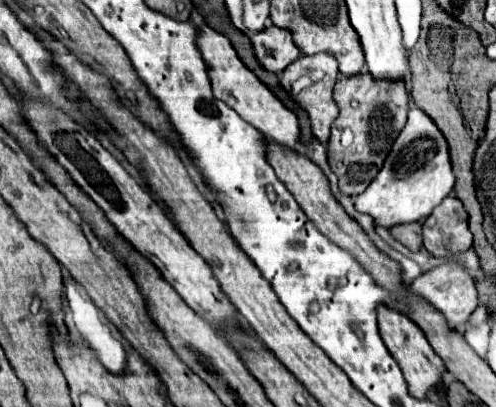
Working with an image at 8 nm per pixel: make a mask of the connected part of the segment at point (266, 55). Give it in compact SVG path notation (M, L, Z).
M277 25L265 27L251 41L259 63L273 73L281 73L289 63L293 63L301 55L301 49L293 41L293 33Z

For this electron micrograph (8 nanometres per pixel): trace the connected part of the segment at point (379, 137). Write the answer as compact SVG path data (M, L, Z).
M371 73L341 77L335 83L335 101L339 105L337 123L329 137L329 165L339 177L339 189L347 195L359 195L381 171L383 161L401 133L409 113L409 93L403 81L377 81Z

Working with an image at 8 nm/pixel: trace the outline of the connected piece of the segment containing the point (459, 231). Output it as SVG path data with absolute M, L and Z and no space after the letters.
M449 195L423 223L423 245L425 249L441 257L445 253L457 253L467 251L473 245L473 235L467 225L467 211L463 203Z

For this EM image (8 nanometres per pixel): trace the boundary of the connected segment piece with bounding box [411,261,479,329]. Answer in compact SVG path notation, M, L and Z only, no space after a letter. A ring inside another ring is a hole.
M445 261L439 267L433 267L431 271L423 273L421 277L417 277L411 283L411 291L419 293L433 307L437 307L445 315L445 319L447 319L451 329L457 329L459 325L463 325L469 319L469 315L475 311L475 307L479 305L475 279L467 273L467 269L459 261Z

